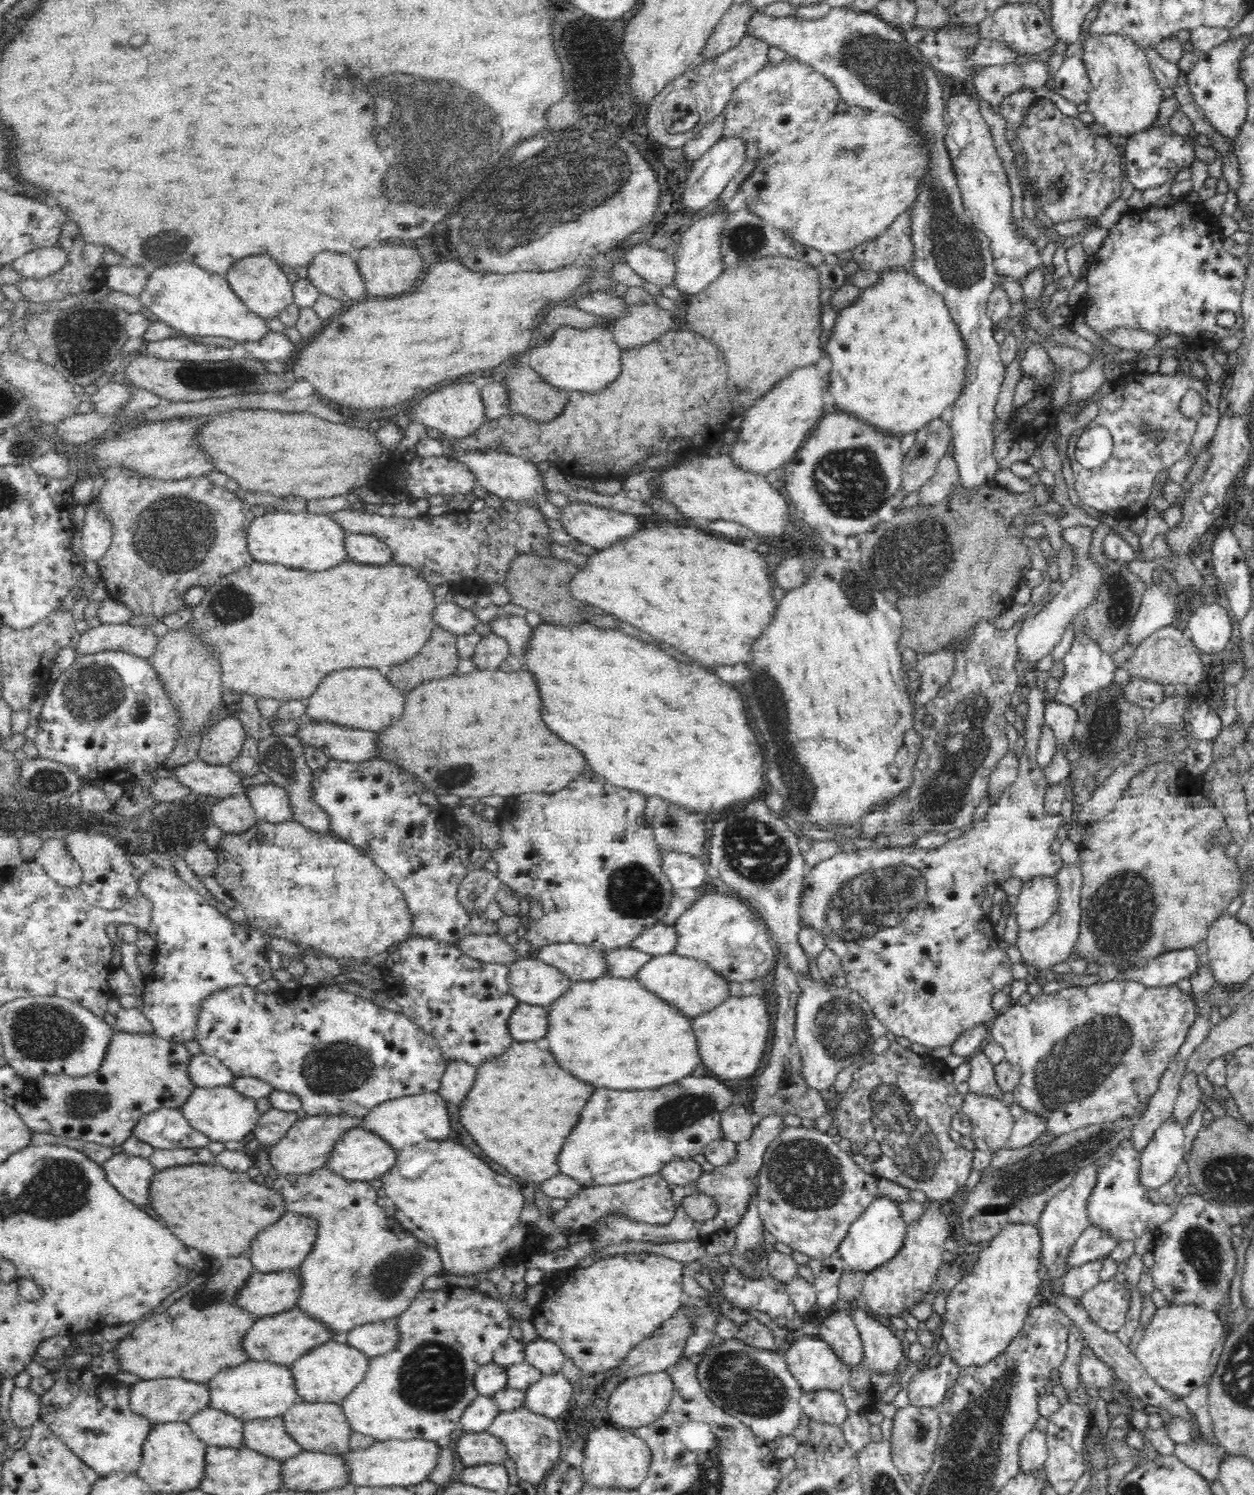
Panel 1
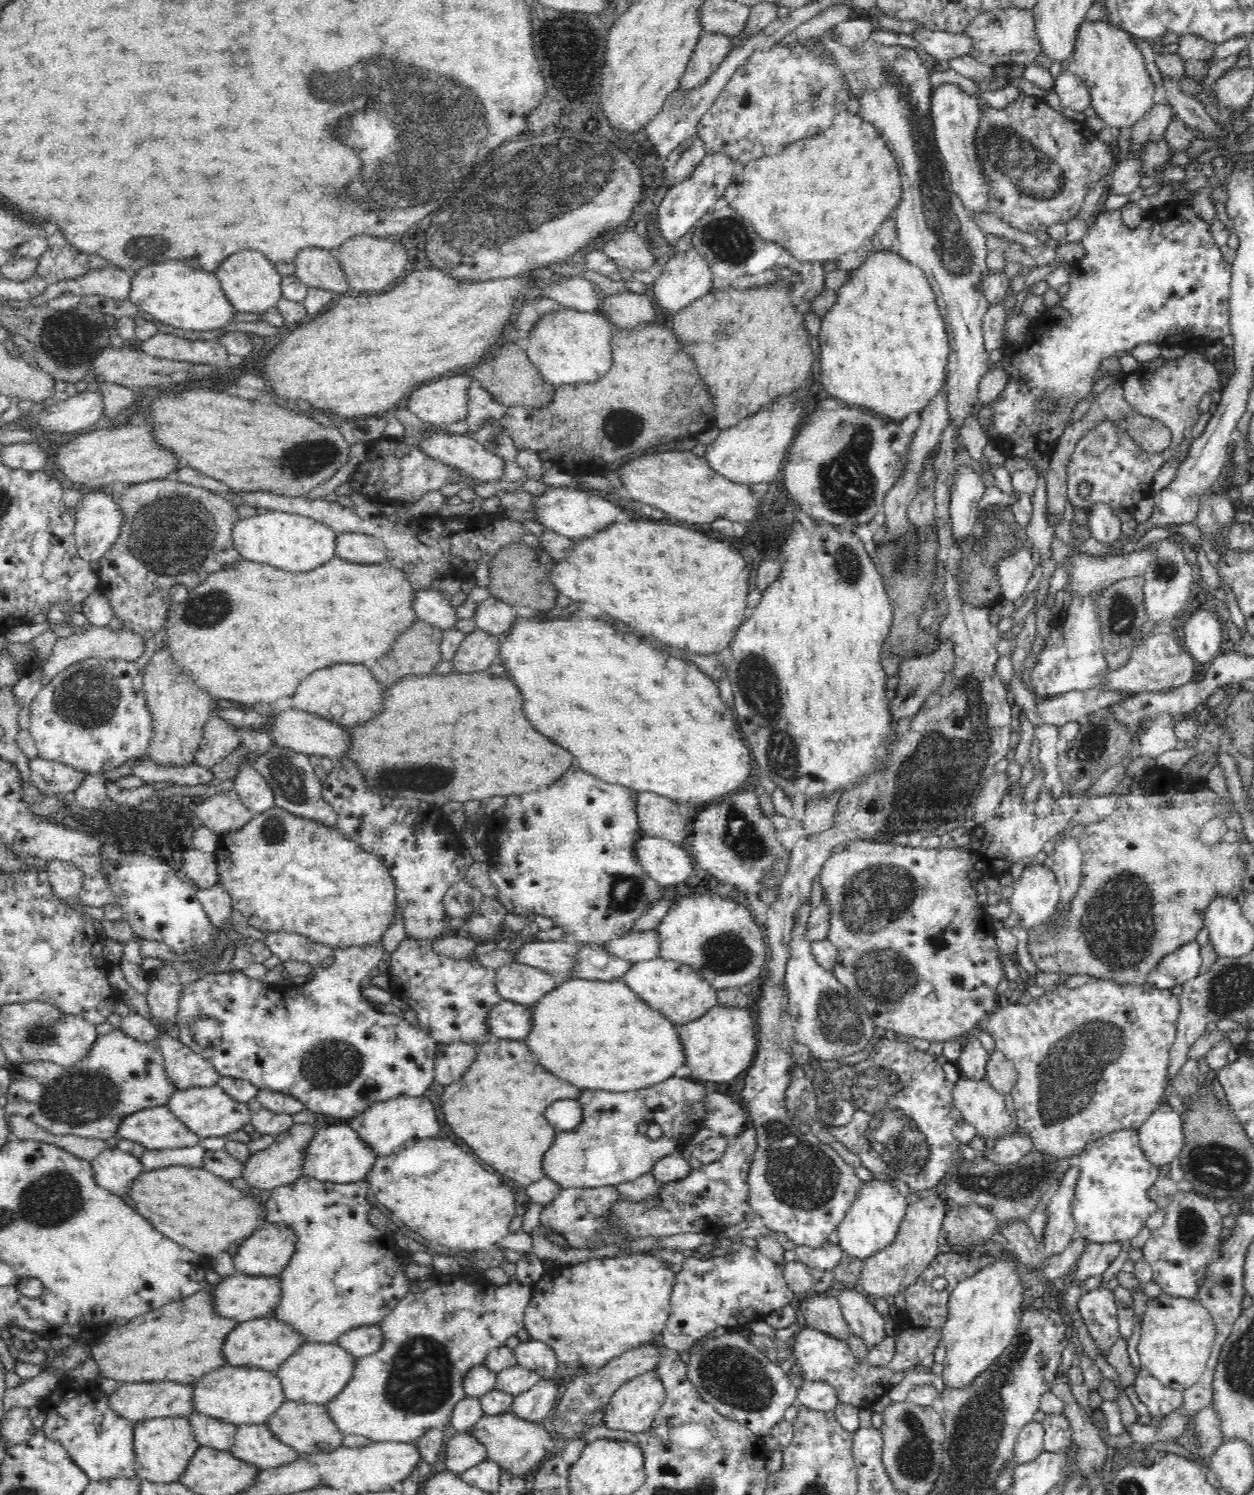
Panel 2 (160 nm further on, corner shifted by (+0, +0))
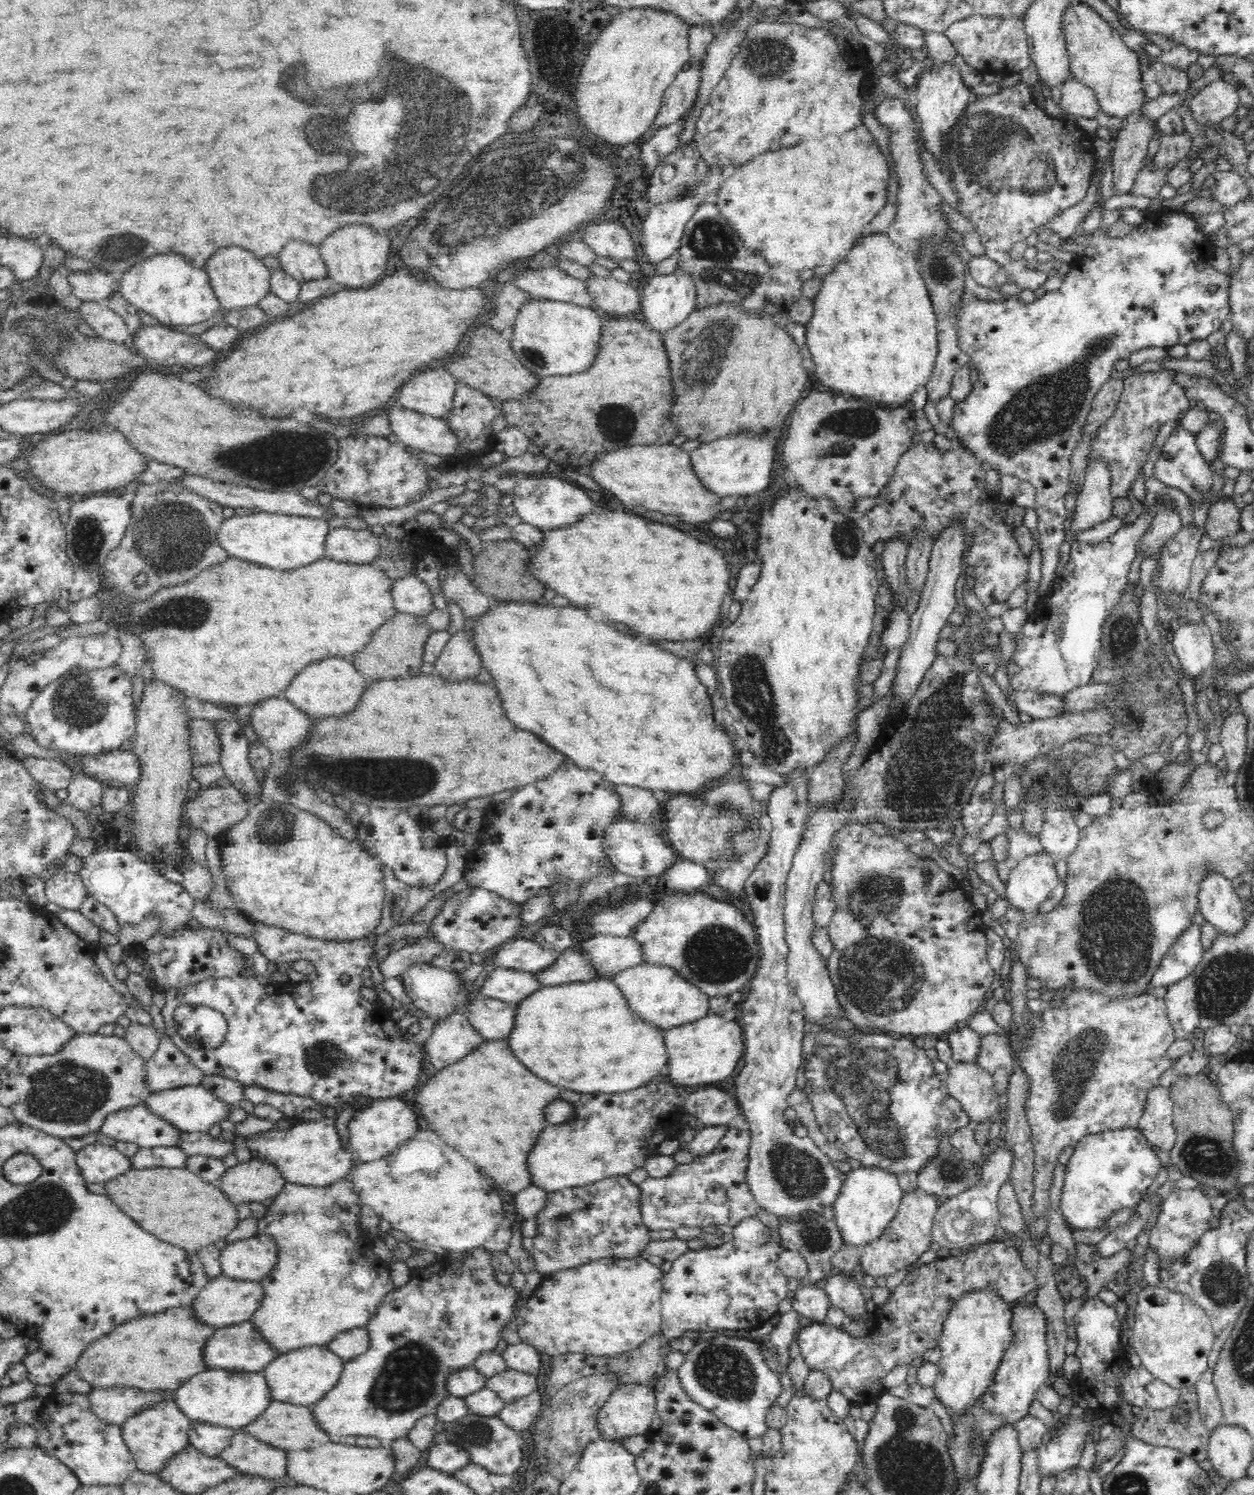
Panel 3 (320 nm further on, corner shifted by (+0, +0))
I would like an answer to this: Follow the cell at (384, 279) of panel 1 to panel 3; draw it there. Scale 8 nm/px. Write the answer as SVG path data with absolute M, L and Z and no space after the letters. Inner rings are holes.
M364 225L344 226L336 230L318 249L326 261L328 276L348 289L368 288L378 284L387 276L386 270L392 260L392 240L388 238L388 233L381 233Z

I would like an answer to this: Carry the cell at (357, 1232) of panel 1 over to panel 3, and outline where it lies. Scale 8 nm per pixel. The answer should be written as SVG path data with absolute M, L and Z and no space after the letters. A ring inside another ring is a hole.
M349 1178L328 1186L304 1186L287 1182L282 1192L273 1196L274 1200L267 1206L265 1216L258 1221L256 1234L269 1234L278 1241L280 1260L273 1272L260 1280L266 1299L250 1321L281 1353L305 1346L327 1345L338 1333L366 1327L378 1314L378 1308L389 1293L396 1290L387 1272L388 1263L374 1254L376 1238L362 1231L360 1208L363 1204L353 1186Z

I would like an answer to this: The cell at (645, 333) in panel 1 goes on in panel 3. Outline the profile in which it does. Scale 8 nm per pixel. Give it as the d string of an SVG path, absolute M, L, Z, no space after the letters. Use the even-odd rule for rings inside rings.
M594 276L592 280L584 283L590 289L596 306L600 310L604 310L606 314L614 314L614 316L619 316L619 318L639 317L642 311L642 296L640 296L640 292L638 292L634 284L630 285L630 282L622 282L612 276Z

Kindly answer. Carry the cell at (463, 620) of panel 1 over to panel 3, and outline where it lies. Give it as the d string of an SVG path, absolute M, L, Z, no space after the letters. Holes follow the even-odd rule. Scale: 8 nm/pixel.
M416 576L394 580L393 596L396 609L400 613L428 616L436 610L432 593L432 590Z

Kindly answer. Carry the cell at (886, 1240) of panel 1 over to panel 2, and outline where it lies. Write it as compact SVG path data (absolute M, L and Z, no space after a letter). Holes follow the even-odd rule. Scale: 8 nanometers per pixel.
M886 1178L864 1182L860 1198L854 1202L846 1218L837 1228L838 1245L843 1250L843 1254L847 1254L850 1258L857 1258L859 1261L865 1261L880 1250L889 1248L894 1238L898 1236L898 1230L906 1216L908 1206L904 1196Z

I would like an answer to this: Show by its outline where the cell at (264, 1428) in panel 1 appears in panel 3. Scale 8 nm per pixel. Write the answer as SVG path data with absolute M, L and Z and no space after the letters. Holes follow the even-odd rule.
M237 1429L231 1438L230 1446L227 1446L218 1457L238 1469L238 1474L255 1474L262 1477L279 1479L287 1476L288 1453L287 1450L270 1445L262 1439L254 1437L253 1434L244 1429Z

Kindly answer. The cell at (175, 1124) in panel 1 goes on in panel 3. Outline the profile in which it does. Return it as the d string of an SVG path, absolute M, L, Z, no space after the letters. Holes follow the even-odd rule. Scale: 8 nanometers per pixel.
M140 1105L109 1114L106 1117L106 1122L102 1124L100 1132L117 1141L134 1142L141 1148L152 1149L157 1147L178 1147L182 1140L183 1130L178 1129L177 1126L154 1113L152 1109L148 1109L148 1105Z

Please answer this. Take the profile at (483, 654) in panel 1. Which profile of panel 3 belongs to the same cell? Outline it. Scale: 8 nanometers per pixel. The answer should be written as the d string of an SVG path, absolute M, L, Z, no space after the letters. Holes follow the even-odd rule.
M466 627L456 632L444 646L440 658L434 663L434 674L450 680L476 677L483 668L482 655L473 638L473 630Z

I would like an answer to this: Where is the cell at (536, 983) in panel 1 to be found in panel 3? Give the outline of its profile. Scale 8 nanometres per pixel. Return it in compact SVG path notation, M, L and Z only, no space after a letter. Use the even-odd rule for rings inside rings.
M496 967L485 978L479 994L507 1003L518 1003L542 988L543 984L533 972Z

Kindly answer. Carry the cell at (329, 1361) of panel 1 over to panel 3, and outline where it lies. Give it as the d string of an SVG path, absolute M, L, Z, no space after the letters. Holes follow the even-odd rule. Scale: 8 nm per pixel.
M312 1345L281 1353L262 1371L268 1379L274 1401L313 1406L338 1384L344 1368L344 1359L330 1350L328 1345Z

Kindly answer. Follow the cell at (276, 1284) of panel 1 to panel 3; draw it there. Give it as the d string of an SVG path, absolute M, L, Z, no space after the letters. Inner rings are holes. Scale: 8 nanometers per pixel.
M222 1274L211 1279L191 1304L194 1305L198 1318L219 1329L251 1320L254 1312L262 1306L264 1299L266 1292L260 1281L235 1279Z

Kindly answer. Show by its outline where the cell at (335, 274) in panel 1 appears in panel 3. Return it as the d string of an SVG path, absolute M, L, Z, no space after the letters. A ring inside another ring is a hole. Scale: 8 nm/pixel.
M292 241L278 254L282 270L301 283L329 278L326 261L317 246L307 242Z

